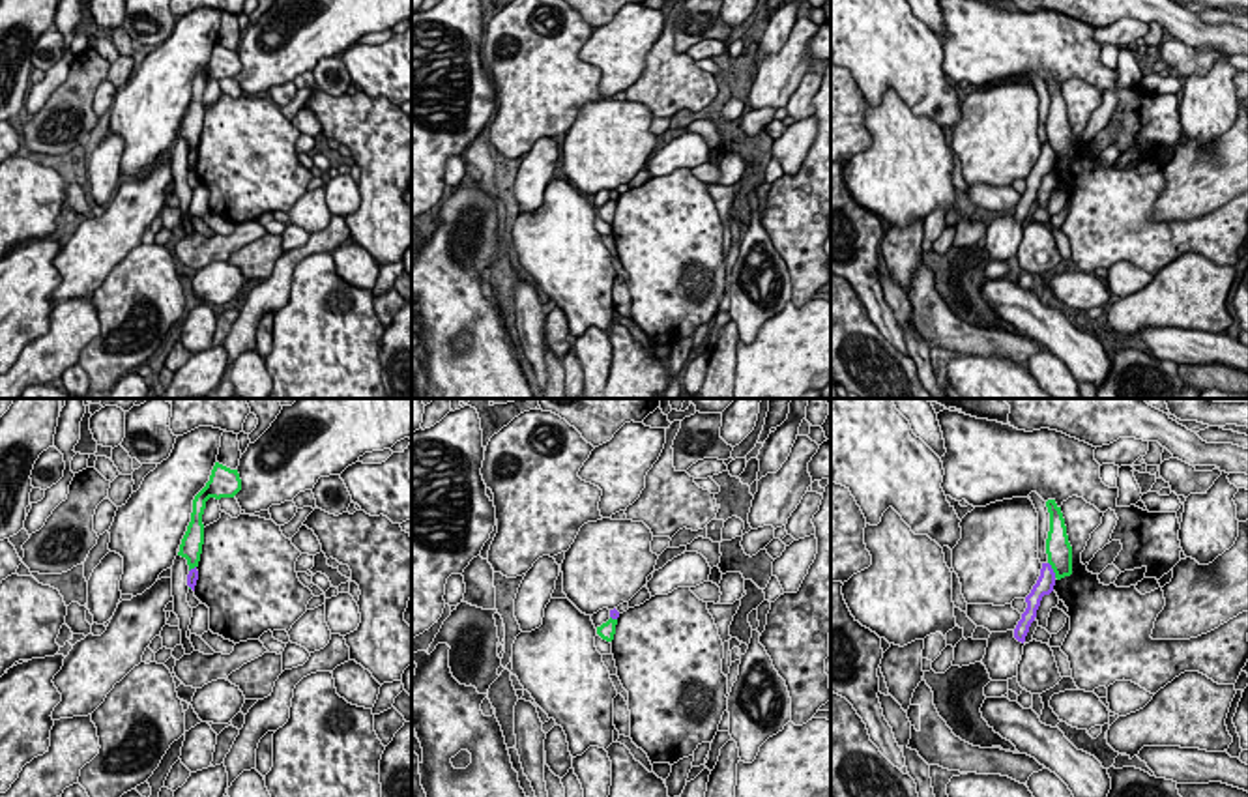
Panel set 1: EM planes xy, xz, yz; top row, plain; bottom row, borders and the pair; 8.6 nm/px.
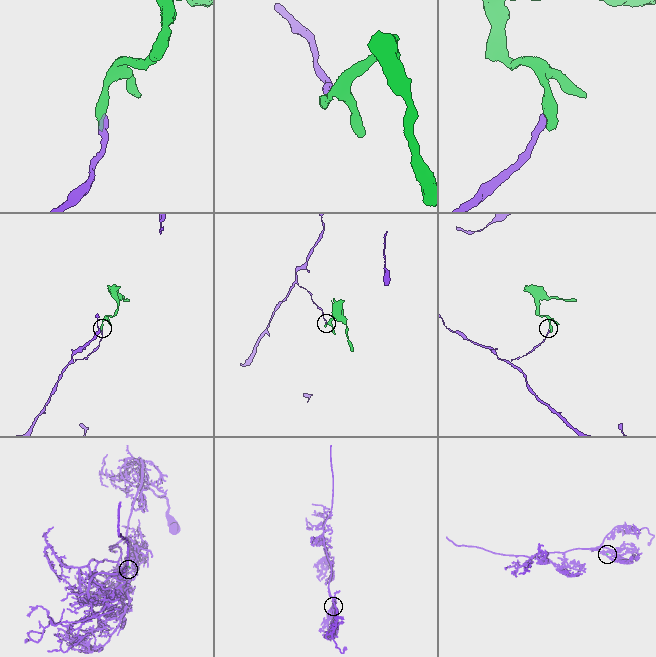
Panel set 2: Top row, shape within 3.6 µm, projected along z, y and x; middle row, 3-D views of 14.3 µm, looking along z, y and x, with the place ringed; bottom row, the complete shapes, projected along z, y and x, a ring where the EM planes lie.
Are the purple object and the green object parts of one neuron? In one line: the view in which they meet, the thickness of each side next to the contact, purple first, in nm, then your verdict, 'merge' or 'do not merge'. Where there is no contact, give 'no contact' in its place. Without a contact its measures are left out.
contact in yz; calibres 160 and 220 nm; do not merge

